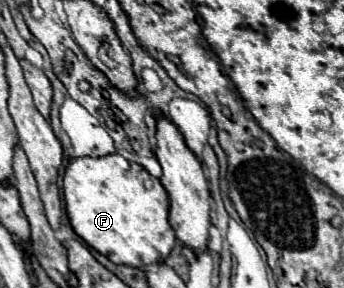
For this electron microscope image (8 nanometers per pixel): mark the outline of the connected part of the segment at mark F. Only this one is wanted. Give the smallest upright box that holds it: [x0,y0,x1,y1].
[62,153,176,267]

